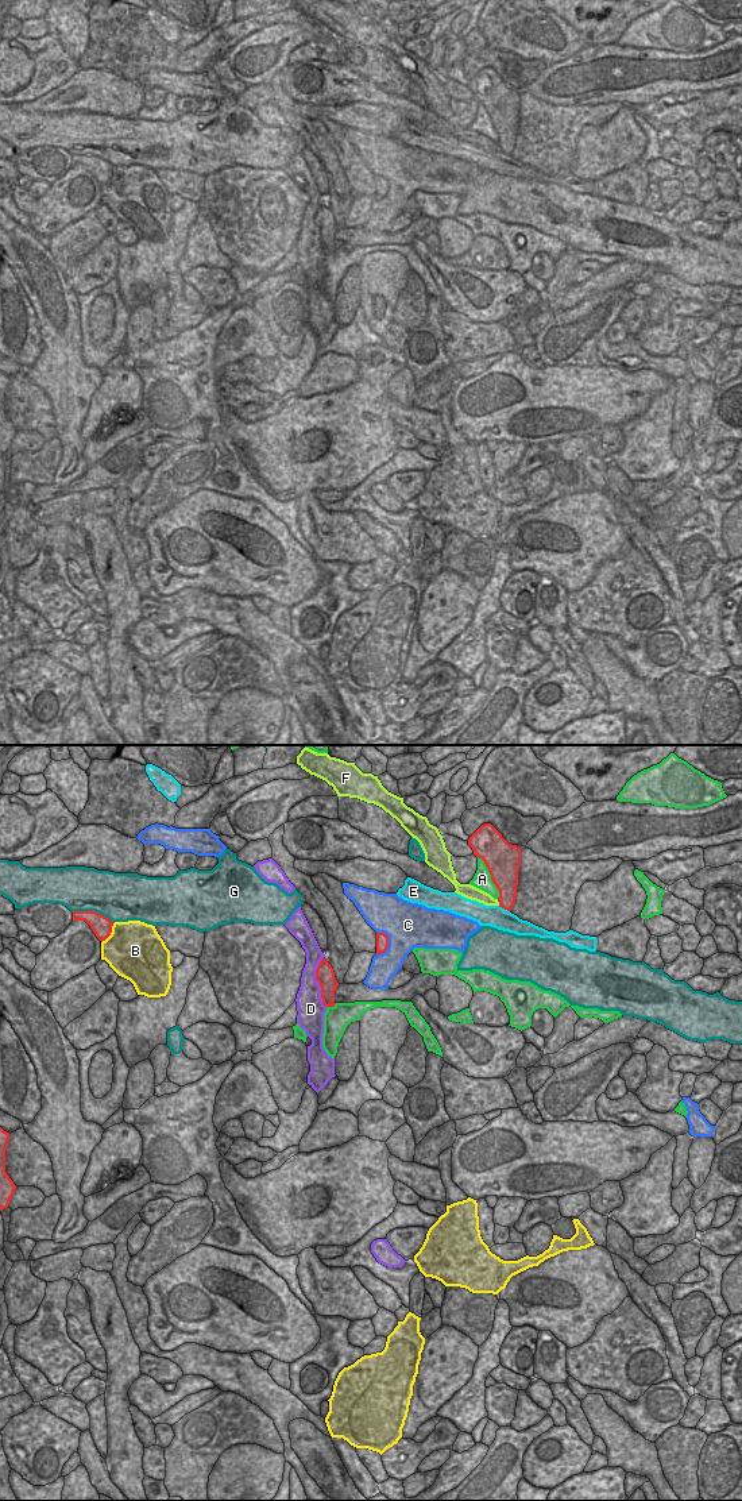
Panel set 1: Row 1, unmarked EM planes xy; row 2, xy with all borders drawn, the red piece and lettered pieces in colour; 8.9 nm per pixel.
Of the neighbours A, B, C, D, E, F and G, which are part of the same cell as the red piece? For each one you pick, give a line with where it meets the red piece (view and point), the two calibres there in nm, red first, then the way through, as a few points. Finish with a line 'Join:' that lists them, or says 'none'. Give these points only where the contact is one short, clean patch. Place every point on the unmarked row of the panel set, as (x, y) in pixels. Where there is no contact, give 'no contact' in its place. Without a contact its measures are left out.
Join: none

